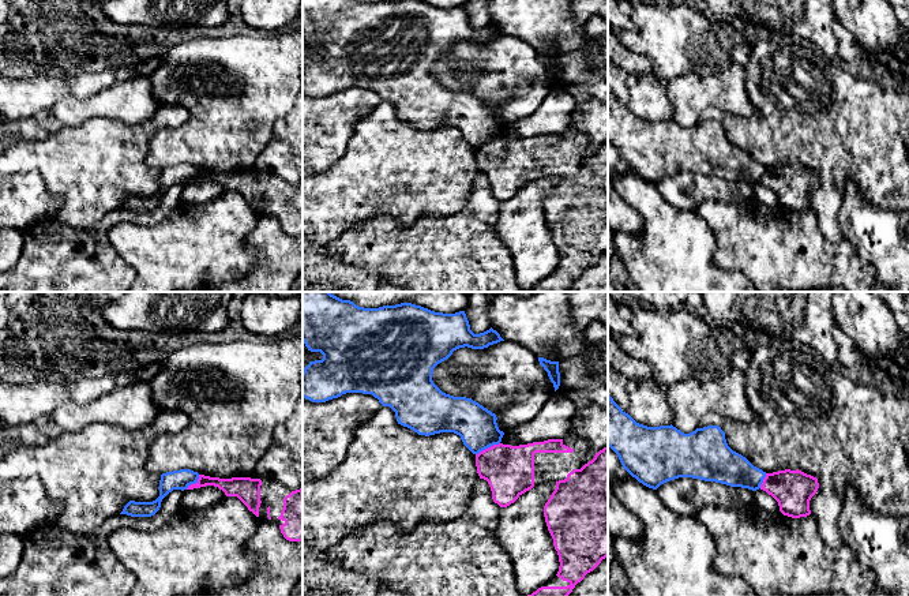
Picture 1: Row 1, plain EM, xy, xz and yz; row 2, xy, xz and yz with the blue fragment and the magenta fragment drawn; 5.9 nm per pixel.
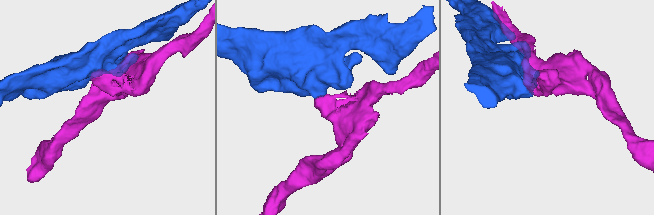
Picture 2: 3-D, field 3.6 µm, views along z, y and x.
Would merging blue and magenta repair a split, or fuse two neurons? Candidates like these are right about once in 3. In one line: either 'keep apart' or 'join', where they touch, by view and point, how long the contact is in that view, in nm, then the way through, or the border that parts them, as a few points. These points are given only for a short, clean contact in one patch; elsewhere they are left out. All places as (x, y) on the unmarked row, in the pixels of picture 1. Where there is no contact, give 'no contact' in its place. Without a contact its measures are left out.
keep apart | xz (487, 142) | 160 nm | along xz (499, 137), (476, 149)

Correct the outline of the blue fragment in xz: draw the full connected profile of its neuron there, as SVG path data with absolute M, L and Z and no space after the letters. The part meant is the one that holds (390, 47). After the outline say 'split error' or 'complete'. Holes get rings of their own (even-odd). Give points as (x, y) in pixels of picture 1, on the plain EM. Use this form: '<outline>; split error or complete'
M303 0L303 37L311 46L320 46L322 55L309 56L303 65L303 91L312 97L326 97L346 87L372 89L383 101L395 106L398 119L418 130L454 127L473 147L499 139L504 130L497 121L495 108L466 91L443 87L432 75L433 63L447 55L459 42L484 44L504 35L492 22L474 29L465 5L455 8L435 7L421 0L383 0L364 3L358 0Z; complete

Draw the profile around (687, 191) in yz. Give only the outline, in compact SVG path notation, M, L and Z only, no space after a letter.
M692 172L666 176L656 184L656 188L673 207L694 213L706 200L745 202L755 195L752 184Z

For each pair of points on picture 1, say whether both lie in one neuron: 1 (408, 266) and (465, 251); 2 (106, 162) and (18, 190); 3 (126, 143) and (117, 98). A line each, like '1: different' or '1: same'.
1: same
2: different
3: different

